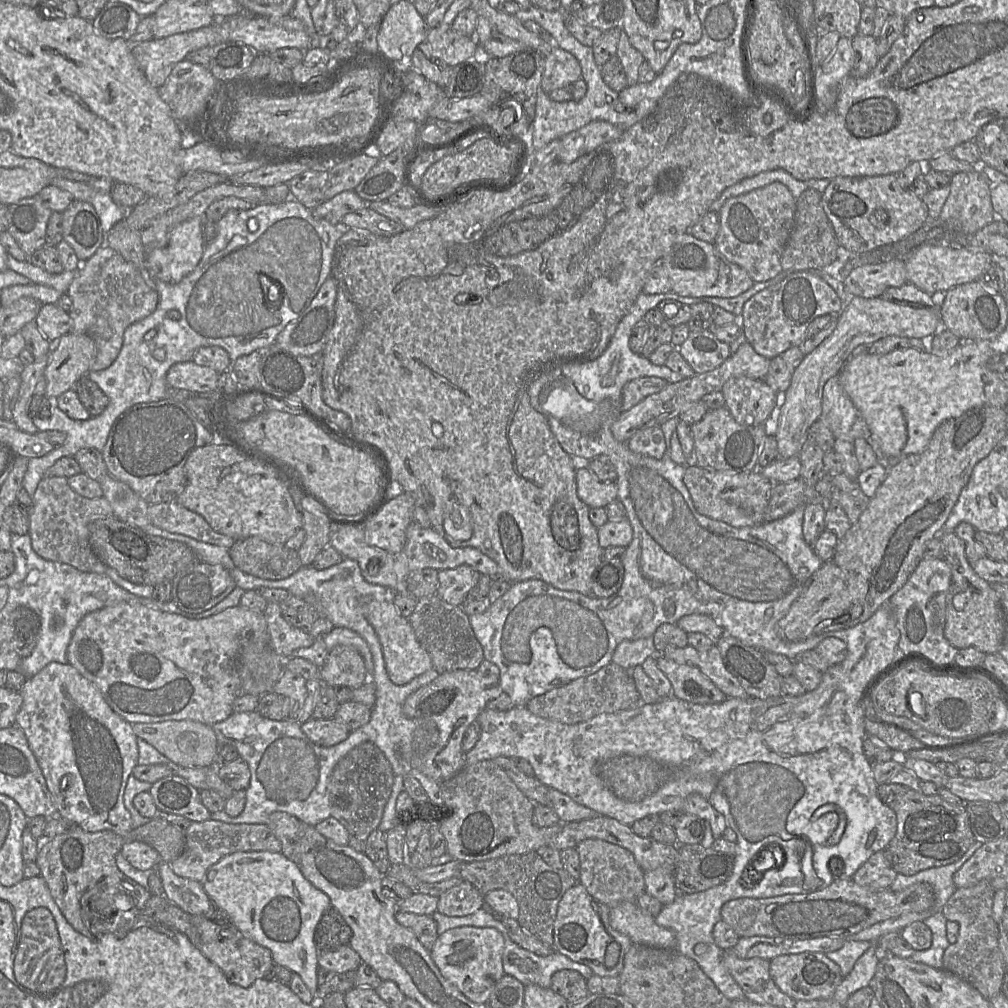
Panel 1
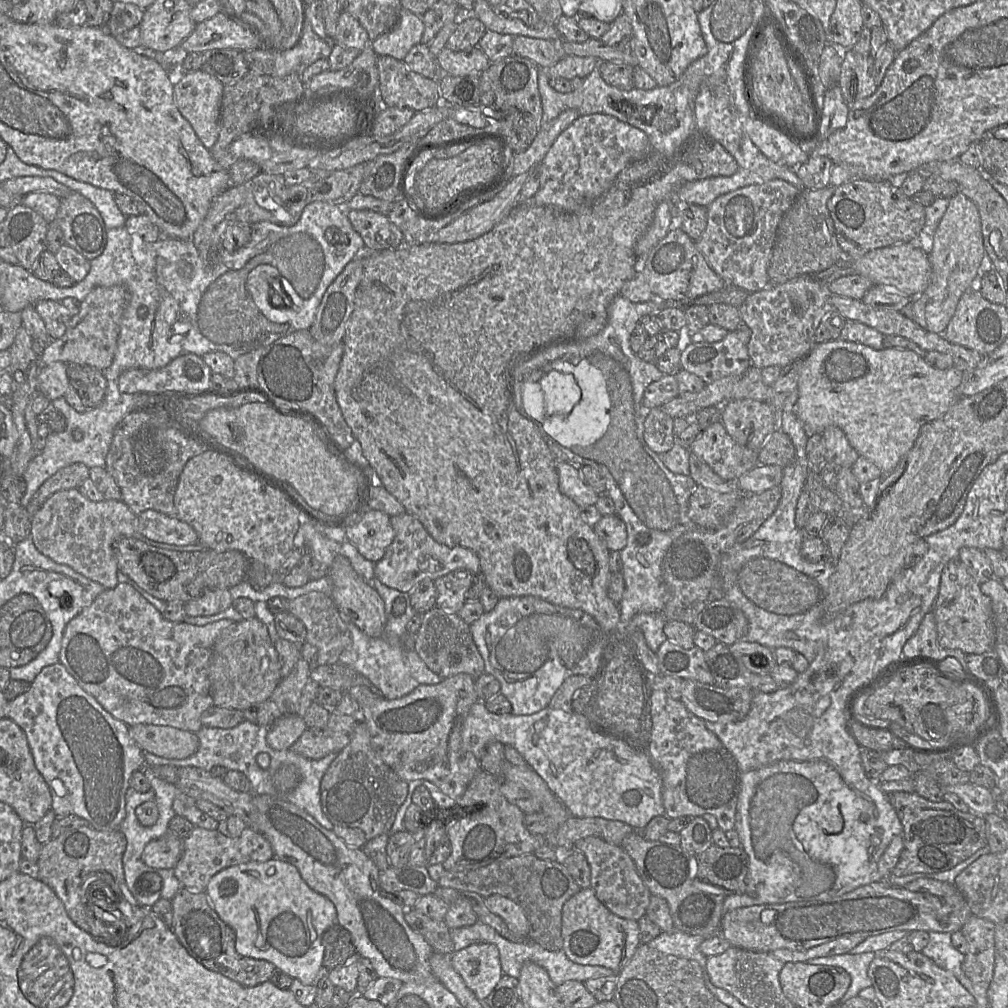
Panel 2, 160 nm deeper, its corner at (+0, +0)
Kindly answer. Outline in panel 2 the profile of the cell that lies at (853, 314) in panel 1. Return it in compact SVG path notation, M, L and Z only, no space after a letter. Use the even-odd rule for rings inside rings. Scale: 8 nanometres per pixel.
M959 191L949 199L939 224L929 232L919 240L929 255L932 270L929 285L899 312L929 332L944 334L961 296L974 288L979 279L978 268L985 249L977 206Z

